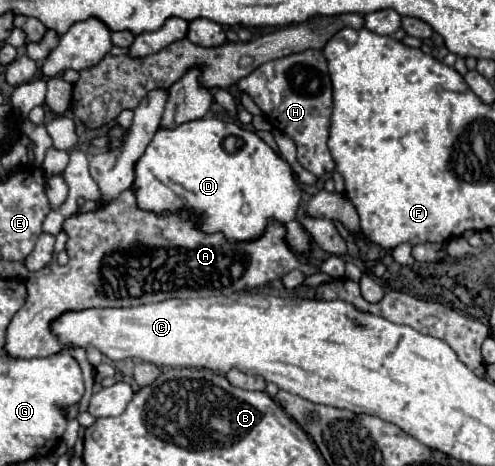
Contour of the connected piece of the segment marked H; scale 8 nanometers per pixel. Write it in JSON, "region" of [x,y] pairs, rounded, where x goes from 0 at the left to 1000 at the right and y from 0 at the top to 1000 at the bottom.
{"region":[[[616,107],[568,129],[547,129],[479,176],[483,202],[499,202],[531,236],[556,279],[584,292],[600,313],[600,343],[636,378],[669,373],[677,348],[661,318],[669,258],[669,172],[648,107]]]}

